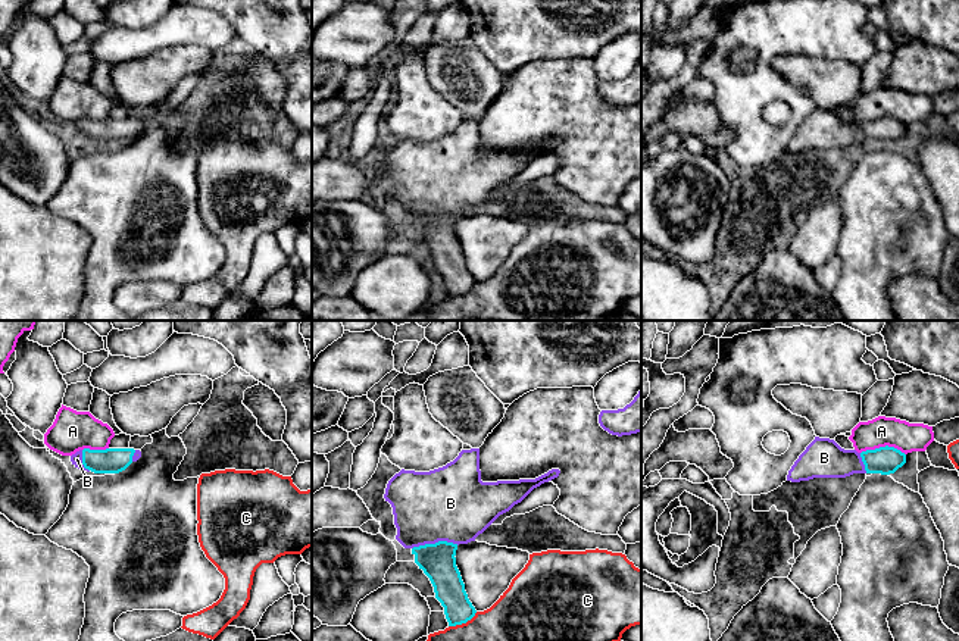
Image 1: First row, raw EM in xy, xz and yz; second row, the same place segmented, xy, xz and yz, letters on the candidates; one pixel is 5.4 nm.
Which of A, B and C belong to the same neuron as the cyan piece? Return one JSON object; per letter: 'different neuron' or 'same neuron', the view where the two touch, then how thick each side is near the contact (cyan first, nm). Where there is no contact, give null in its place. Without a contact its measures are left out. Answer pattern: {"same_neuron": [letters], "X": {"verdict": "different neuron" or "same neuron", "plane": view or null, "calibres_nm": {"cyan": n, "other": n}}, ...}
{"same_neuron": ["B"], "A": {"verdict": "different neuron", "plane": "yz", "calibres_nm": {"cyan": 150, "other": 160}}, "B": {"verdict": "same neuron", "plane": "xz", "calibres_nm": {"cyan": 190, "other": 420}}, "C": {"verdict": "different neuron", "plane": "xz", "calibres_nm": {"cyan": 170, "other": 320}}}

